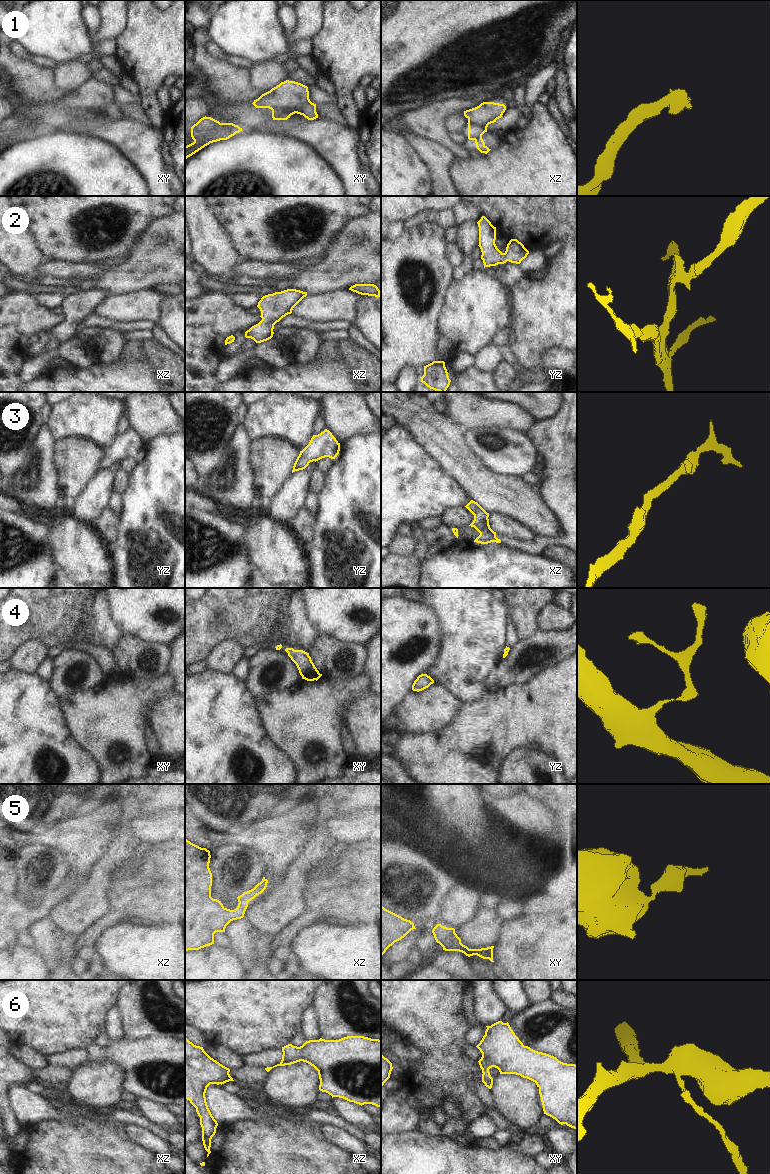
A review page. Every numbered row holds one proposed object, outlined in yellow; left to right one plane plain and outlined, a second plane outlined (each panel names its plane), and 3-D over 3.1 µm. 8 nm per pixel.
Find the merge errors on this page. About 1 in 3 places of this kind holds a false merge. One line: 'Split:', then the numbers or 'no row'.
Split: no row

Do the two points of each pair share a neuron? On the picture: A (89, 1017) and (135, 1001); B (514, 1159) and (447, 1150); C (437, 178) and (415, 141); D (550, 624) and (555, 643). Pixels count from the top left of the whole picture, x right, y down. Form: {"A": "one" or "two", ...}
{"A": "two", "B": "one", "C": "one", "D": "two"}

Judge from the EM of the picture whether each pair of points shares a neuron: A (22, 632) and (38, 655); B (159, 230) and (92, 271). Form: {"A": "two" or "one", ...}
{"A": "two", "B": "two"}

